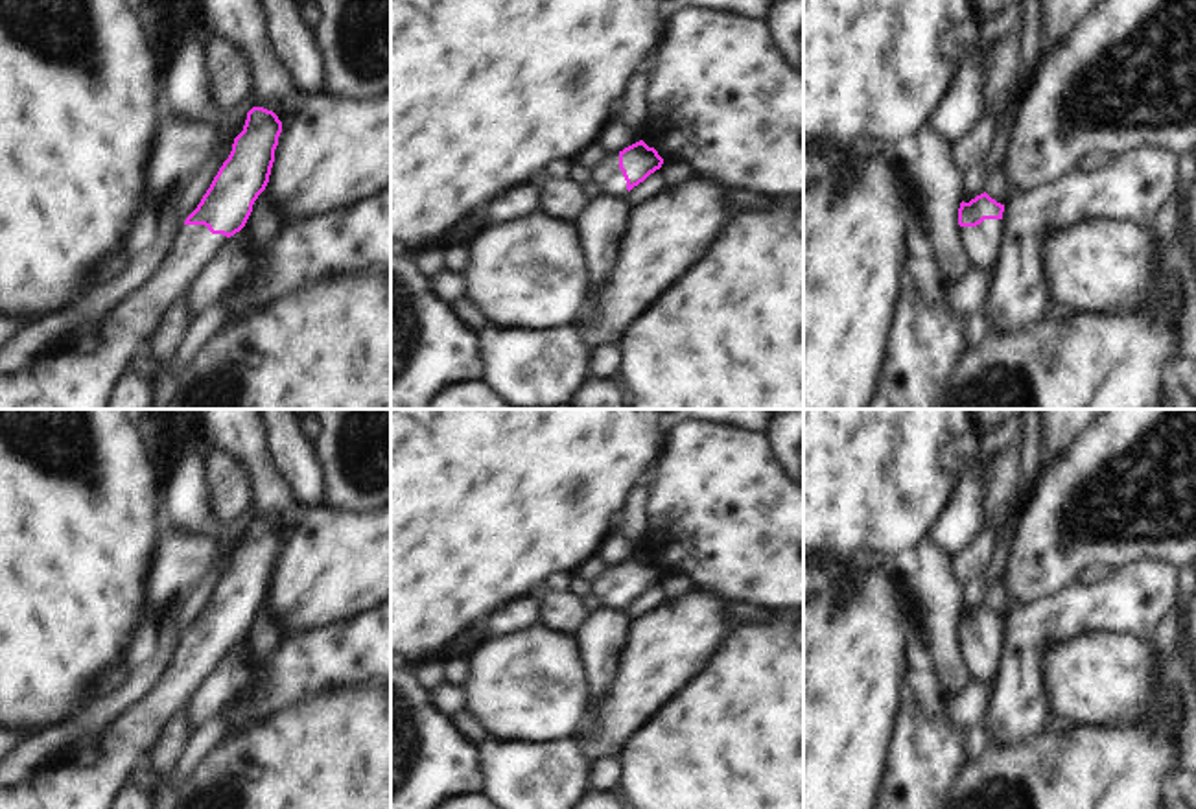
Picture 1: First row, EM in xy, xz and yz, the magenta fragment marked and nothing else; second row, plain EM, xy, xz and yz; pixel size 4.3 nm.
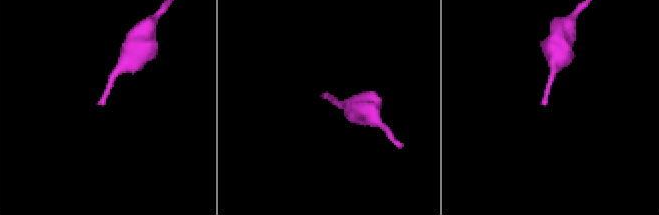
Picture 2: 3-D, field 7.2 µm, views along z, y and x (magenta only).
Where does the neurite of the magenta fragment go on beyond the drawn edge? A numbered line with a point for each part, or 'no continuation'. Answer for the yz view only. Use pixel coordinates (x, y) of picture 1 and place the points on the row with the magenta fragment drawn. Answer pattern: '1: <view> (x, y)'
1: yz (983, 244).

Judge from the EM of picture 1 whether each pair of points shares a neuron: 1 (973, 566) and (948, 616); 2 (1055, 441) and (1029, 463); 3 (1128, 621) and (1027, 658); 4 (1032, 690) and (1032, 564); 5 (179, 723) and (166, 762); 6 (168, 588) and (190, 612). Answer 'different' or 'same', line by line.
1: different
2: different
3: same
4: different
5: same
6: different

